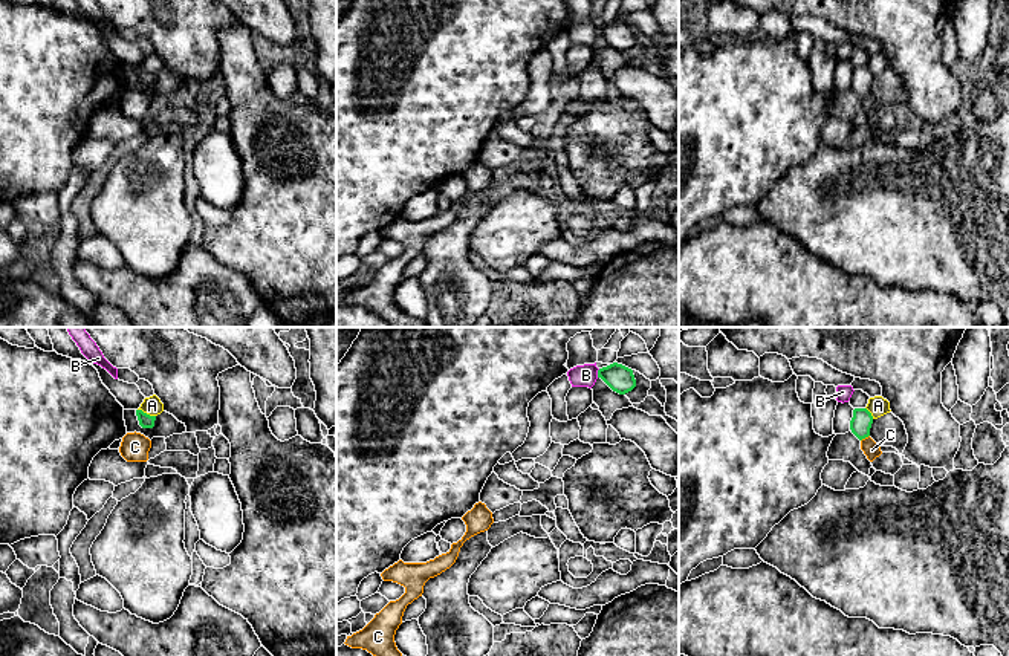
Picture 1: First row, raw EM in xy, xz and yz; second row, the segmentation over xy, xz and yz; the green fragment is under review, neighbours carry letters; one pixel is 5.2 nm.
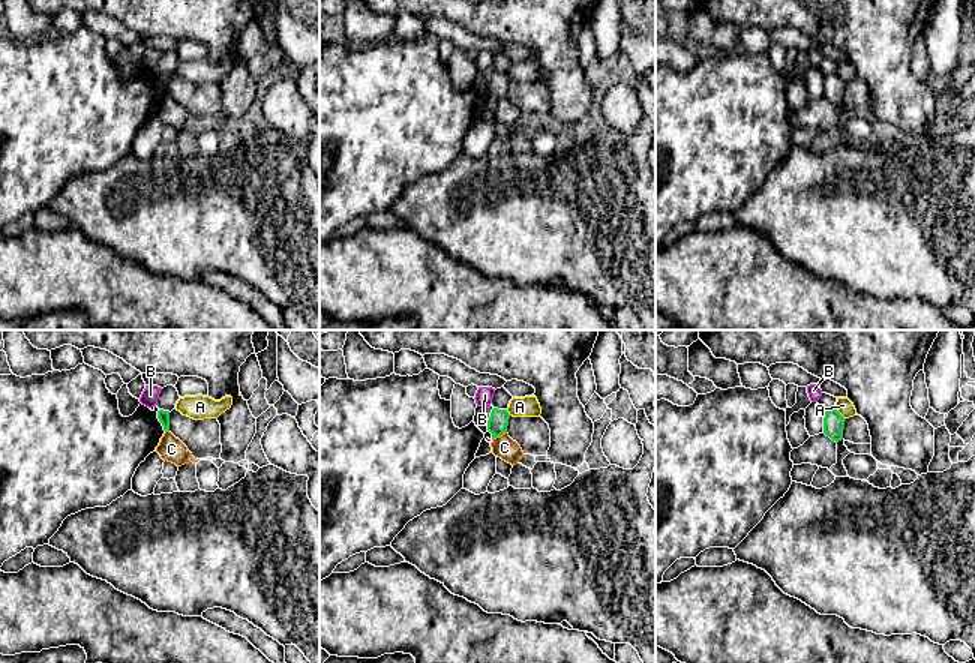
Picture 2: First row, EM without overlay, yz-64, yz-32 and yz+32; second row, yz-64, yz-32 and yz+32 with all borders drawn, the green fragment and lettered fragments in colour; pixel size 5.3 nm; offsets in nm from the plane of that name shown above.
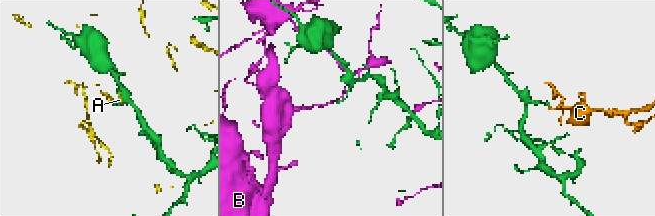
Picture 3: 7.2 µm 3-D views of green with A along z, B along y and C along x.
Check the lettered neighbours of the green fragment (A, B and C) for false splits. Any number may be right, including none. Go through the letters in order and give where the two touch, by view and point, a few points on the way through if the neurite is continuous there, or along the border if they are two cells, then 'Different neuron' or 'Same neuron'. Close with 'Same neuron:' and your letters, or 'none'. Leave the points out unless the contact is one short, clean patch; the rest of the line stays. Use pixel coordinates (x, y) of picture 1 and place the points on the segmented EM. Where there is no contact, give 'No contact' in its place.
A: Touches green at xy (145, 413). Different neuron
B: Touches green at xz (598, 373). Different neuron
C: Touches green at yz (864, 438). Boundary: yz (869, 435), (861, 441). Different neuron
Same neuron: none

